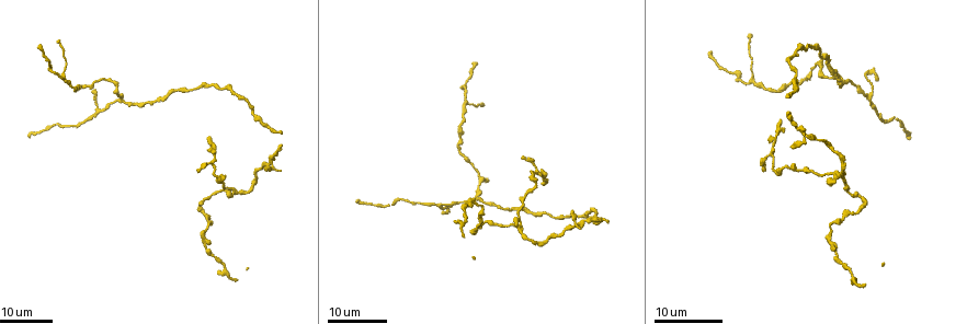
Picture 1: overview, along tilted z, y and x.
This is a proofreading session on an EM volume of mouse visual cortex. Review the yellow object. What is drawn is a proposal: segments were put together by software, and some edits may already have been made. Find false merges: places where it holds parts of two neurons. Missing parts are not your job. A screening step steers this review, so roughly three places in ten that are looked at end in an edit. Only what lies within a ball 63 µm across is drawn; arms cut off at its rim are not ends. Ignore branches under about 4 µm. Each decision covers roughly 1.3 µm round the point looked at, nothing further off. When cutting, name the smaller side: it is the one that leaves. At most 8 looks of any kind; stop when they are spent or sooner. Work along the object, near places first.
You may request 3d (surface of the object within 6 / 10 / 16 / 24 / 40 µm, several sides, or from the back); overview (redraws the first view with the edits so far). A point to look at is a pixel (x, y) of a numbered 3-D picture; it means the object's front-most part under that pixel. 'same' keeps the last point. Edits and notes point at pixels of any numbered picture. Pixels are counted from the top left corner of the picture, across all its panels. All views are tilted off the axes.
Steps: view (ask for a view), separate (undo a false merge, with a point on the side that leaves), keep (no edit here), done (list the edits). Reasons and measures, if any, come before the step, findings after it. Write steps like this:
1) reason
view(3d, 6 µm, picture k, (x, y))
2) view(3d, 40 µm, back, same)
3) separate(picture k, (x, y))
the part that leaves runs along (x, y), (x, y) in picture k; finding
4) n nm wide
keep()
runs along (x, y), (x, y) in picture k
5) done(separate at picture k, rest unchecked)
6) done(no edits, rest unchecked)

small branch off a trunk
view(3d, 16 µm, picture 1, (231, 187))

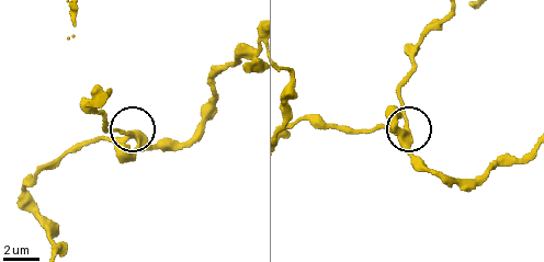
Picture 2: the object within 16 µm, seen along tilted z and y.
view(3d, 6 µm, picture 2, (132, 133))

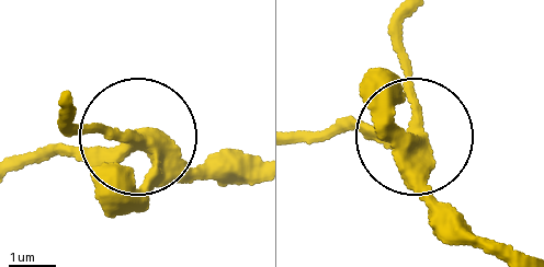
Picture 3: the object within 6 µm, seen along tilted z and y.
340 nm wide
keep()
runs along (495, 253), (431, 192), (403, 23) in picture 3; all the same neuron

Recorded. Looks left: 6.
three arms meet
view(3d, 24 µm, picture 1, (749, 79))

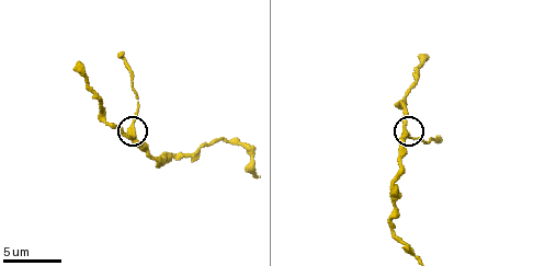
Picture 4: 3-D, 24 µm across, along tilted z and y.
zoom in
view(3d, 10 µm, picture 4, (406, 132))

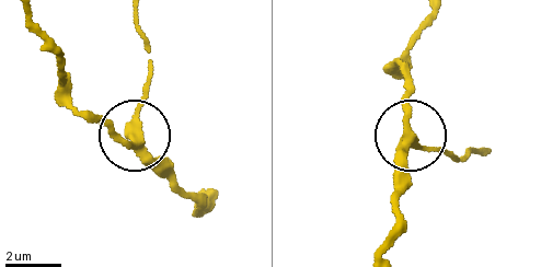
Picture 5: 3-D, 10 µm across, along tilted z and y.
3 arms
keep()
runs along (383, 255), (400, 220), (409, 144), (463, 159) in picture 5; all the same neuron

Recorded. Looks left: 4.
branch point
view(3d, 16 µm, picture 1, (121, 101))

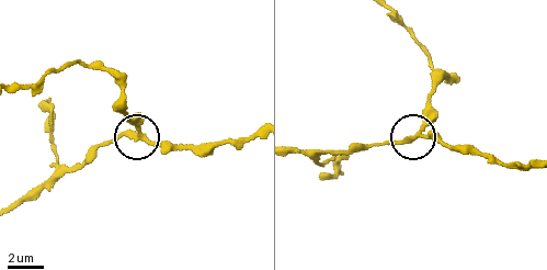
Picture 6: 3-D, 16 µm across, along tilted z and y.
view(3d, 10 µm, picture 6, (141, 135))

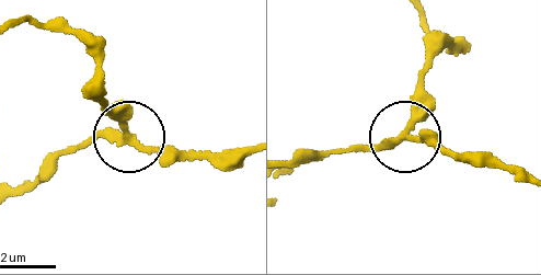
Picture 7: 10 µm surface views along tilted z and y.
side arm 24 µm; 3 arms
keep()
all the same neuron

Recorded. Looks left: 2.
done(no edits, rest unchecked)

